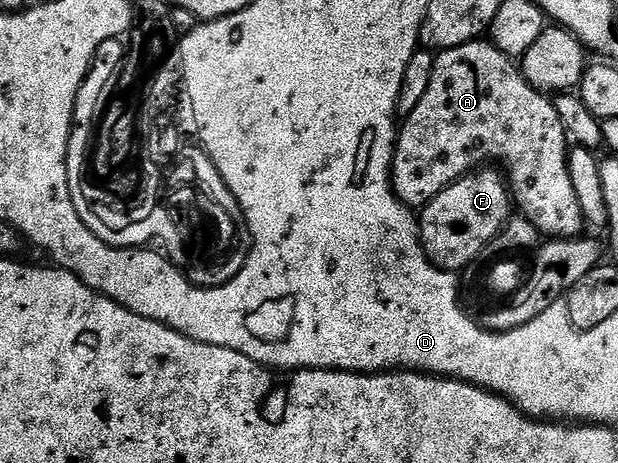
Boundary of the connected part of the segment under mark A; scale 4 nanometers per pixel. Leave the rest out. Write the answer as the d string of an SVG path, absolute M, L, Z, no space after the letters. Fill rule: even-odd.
M480 38L478 40L470 40L467 44L440 51L435 57L435 69L433 70L432 81L429 82L429 90L426 91L421 102L417 103L416 109L407 114L403 121L397 132L393 183L395 191L399 193L400 197L406 203L412 206L422 205L437 195L441 189L446 188L448 184L454 184L456 180L463 179L476 166L483 166L488 162L495 162L491 160L504 160L516 182L519 184L528 184L531 187L531 192L535 195L535 200L539 203L540 210L547 216L555 216L556 233L554 235L556 237L578 237L584 231L582 228L585 228L585 221L581 204L577 198L577 190L573 186L573 178L570 176L568 136L566 134L566 128L562 124L561 115L555 109L555 100L550 95L544 94L540 89L532 86L527 81L526 76L523 75L520 65L512 57L506 56L490 39Z

